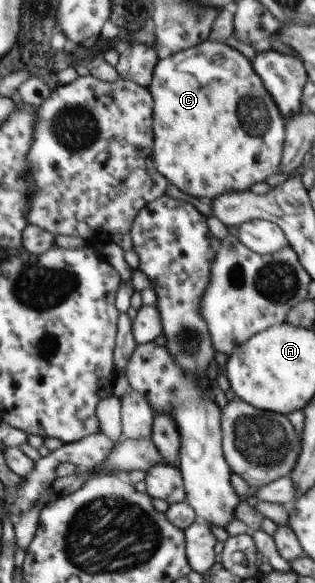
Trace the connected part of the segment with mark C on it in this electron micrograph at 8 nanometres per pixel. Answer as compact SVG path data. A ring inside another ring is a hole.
M205 41L187 50L177 52L165 59L159 59L155 65L149 92L154 100L153 107L153 158L156 169L168 180L168 184L177 186L184 194L199 198L201 201L211 202L217 196L228 192L249 191L254 184L266 181L270 176L277 173L281 166L283 146L286 138L286 119L277 110L277 104L269 96L267 88L263 86L261 78L257 76L252 67L252 61L247 59L237 49L230 47L227 43Z

